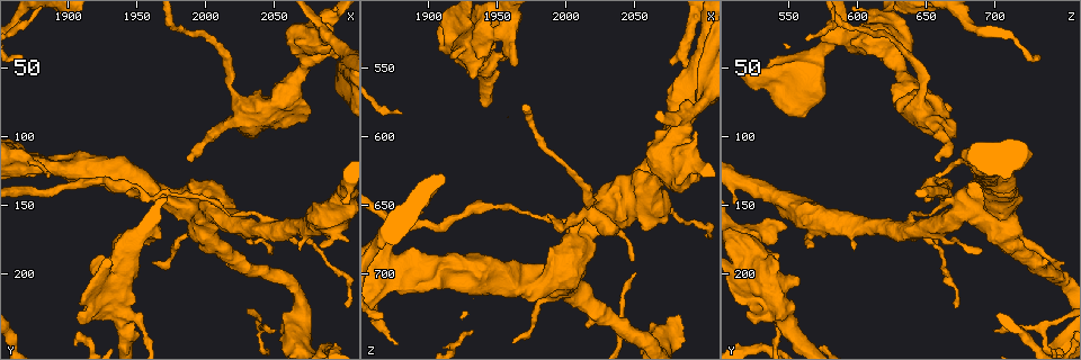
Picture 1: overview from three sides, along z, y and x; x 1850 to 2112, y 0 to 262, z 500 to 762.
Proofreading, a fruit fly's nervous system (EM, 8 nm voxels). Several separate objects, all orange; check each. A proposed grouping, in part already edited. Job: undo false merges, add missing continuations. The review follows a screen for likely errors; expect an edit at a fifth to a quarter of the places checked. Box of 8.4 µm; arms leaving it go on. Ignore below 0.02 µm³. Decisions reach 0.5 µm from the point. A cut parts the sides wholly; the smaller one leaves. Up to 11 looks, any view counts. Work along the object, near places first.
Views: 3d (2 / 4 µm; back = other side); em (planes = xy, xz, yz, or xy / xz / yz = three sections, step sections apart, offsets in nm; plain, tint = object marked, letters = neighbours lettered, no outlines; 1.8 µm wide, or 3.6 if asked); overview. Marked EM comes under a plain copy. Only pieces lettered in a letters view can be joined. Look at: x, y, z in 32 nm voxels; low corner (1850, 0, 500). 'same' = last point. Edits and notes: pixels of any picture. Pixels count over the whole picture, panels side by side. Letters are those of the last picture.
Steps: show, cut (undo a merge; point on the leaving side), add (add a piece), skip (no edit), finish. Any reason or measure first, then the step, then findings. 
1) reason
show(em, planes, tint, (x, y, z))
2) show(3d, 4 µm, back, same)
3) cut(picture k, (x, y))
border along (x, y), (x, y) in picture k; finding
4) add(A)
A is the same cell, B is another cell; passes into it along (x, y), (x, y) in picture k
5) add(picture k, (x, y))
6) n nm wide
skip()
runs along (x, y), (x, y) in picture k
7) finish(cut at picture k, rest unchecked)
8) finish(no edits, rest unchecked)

branch point
show(em, 3.6 µm, planes, letters, (2086, 28, 584))

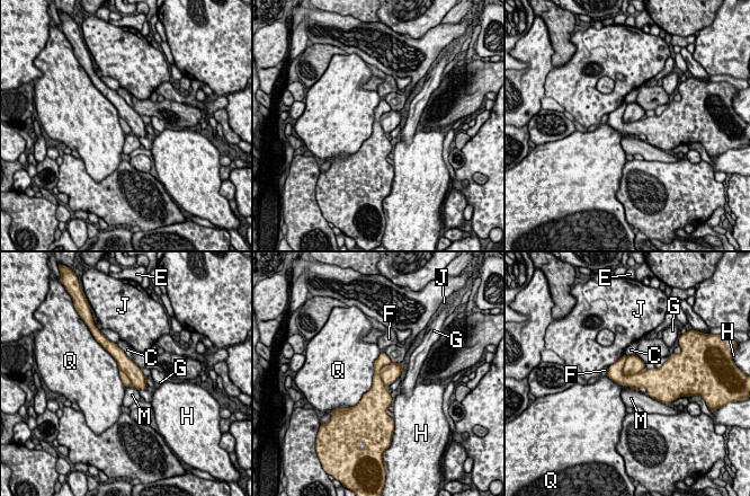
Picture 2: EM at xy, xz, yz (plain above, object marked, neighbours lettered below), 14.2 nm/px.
Q touches over 900 nm
cut(picture 2, (633, 364))
C, E, F, G, H, J, M and Q are other cells; the part that leaves runs along (112, 350), (135, 374), (143, 387) in picture 2; a second cell is stuck on

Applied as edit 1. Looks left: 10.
redraw
show(overview)

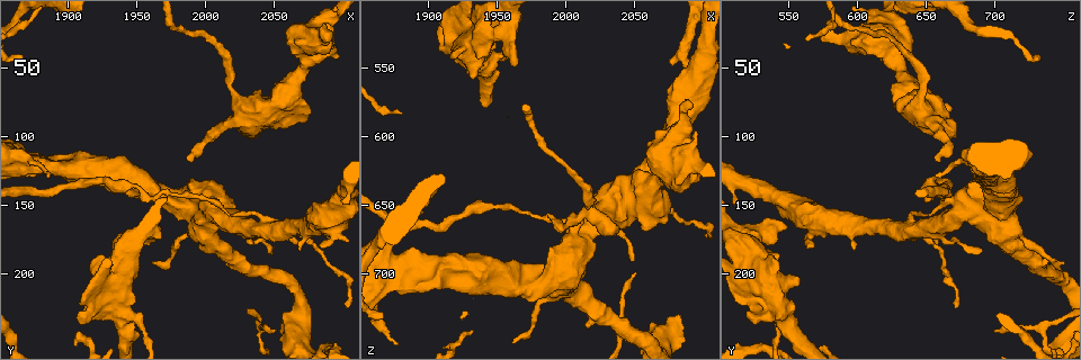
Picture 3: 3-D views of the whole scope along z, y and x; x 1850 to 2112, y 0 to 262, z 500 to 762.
thick turns thin
show(3d, 4 µm, (2004, 148, 672))

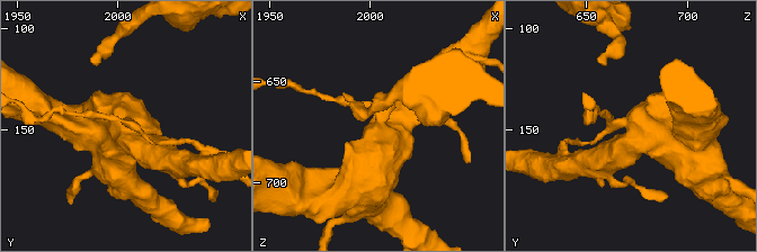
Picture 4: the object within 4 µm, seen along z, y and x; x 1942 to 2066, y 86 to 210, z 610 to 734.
show(em, 3.6 µm, yz, step 16, tint, (2006, 148, 672))

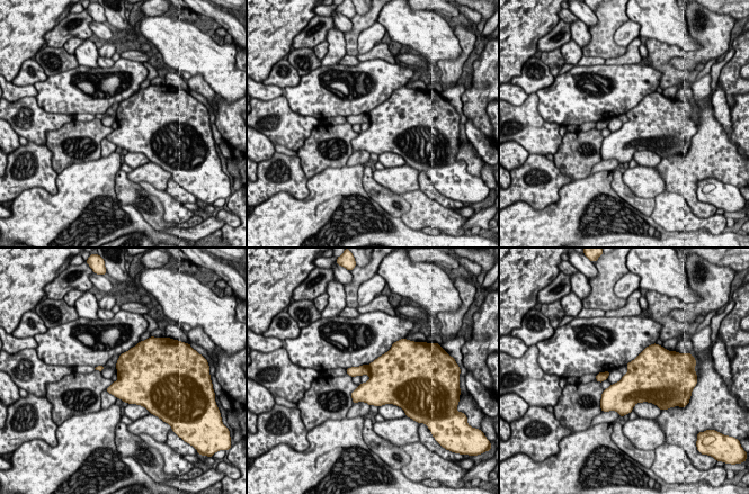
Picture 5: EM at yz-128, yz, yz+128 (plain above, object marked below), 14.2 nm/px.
show(em, 3.6 µm, planes, letters, same)

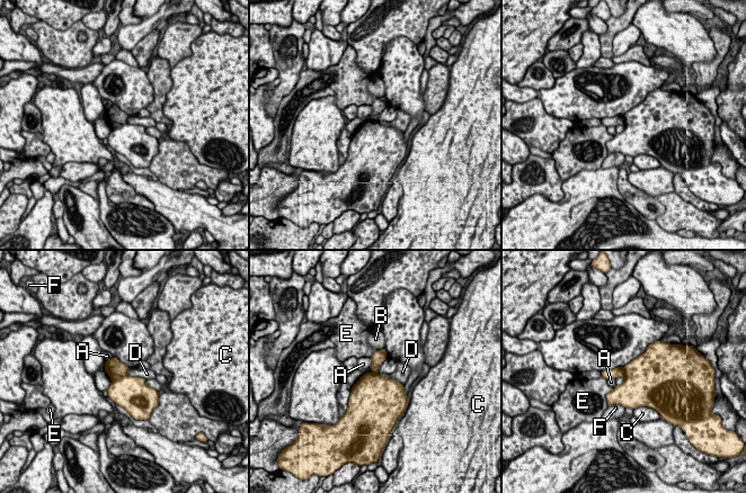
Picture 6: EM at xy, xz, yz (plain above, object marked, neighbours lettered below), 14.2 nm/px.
skip()
A, B, C, D, E and F are other cells; border along (378, 373), (392, 377), (403, 384) in picture 6; all the same cell

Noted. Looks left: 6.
side arm on a straight run
show(3d, 2 µm, (2048, 168, 634))

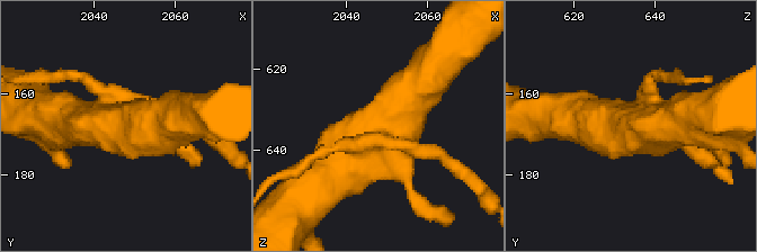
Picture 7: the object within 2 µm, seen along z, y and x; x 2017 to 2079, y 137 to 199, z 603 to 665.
show(em, xy, step 4, letters, (2049, 169, 635))

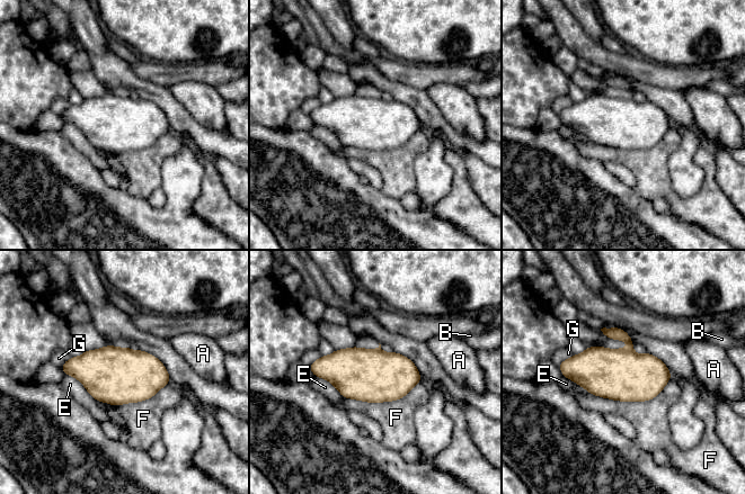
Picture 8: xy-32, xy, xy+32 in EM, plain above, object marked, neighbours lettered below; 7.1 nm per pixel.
360 nm wide
skip()
A, B, E, F and G are other cells; all the same cell

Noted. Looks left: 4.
sharp bend
show(3d, 4 µm, (1948, 174, 524))

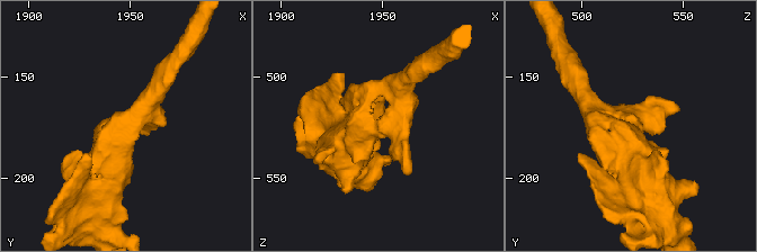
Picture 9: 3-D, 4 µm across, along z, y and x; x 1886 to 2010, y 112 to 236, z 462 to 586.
show(em, planes, letters, (1948, 173, 526))

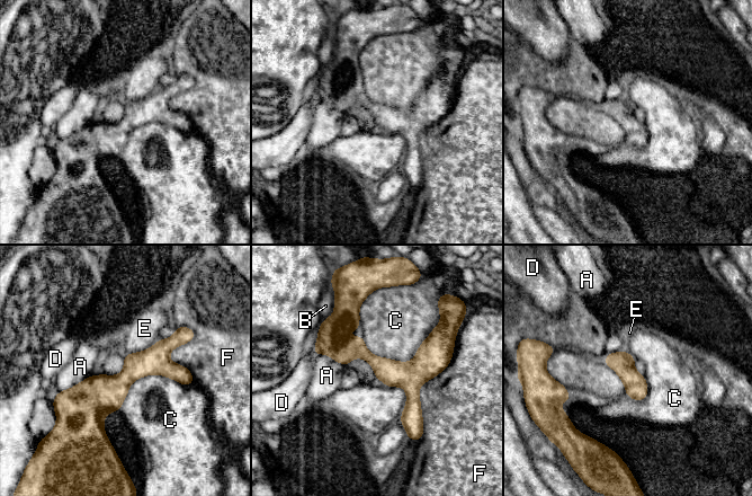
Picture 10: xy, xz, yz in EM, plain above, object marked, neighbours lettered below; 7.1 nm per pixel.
skip()
A, B, C, D, E and F are other cells; all the same cell

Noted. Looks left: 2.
small branch off a trunk
show(em, planes, letters, (1950, 234, 542))

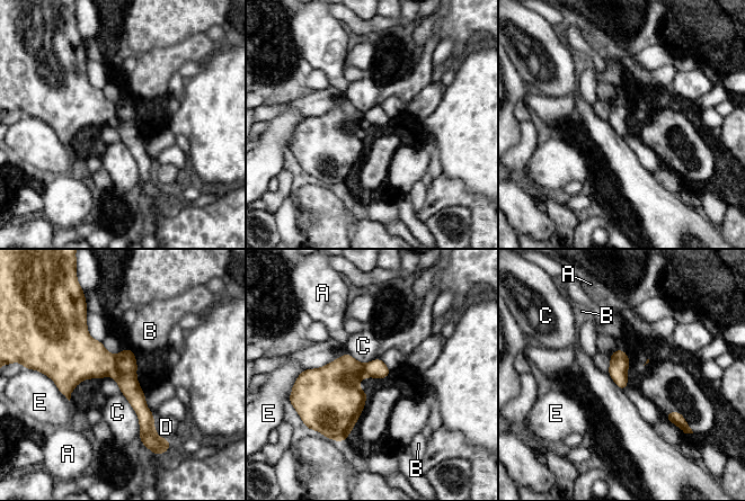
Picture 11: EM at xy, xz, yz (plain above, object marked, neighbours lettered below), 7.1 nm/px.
C touches over 340 nm
cut(picture 11, (125, 375))
A, B, C, D and E are other cells; border along (116, 356), (116, 370), (112, 375) in picture 11; a second cell is stuck on

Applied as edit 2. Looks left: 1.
finish(cut at picture 2, cut at picture 11, rest unchecked)

